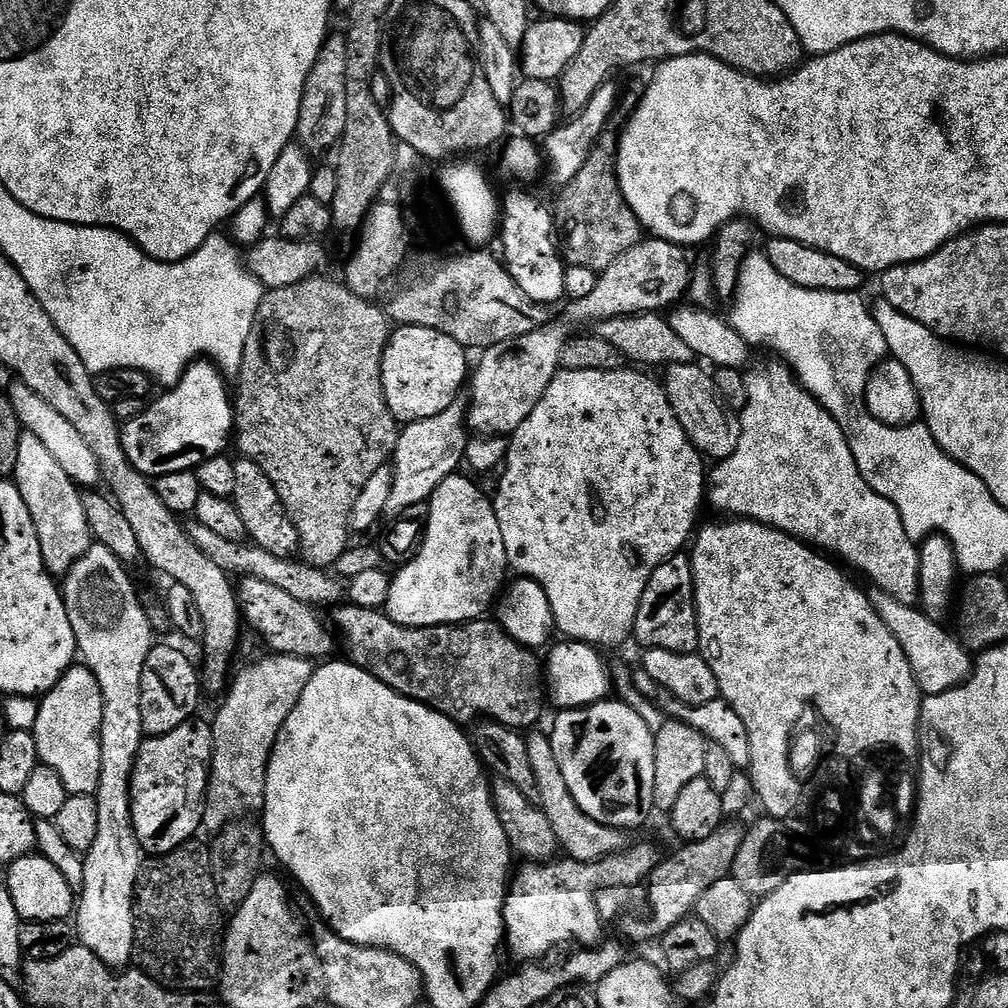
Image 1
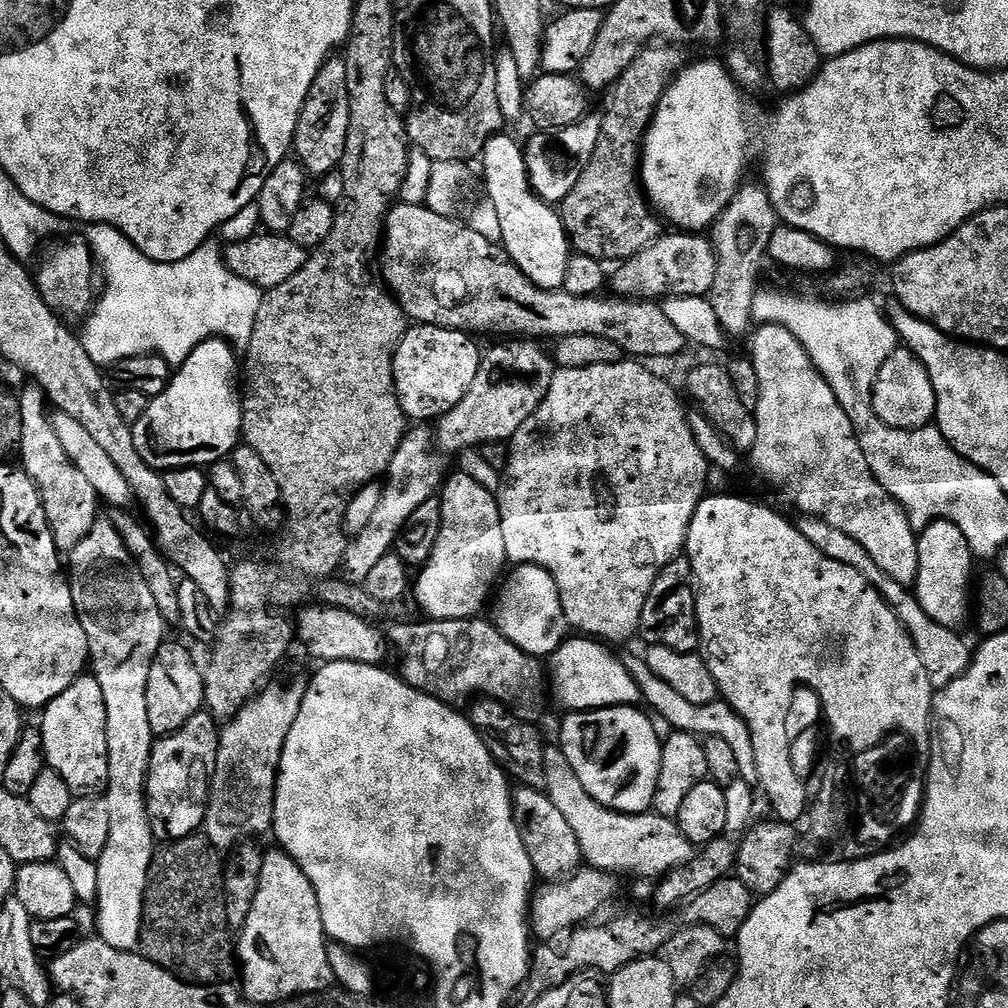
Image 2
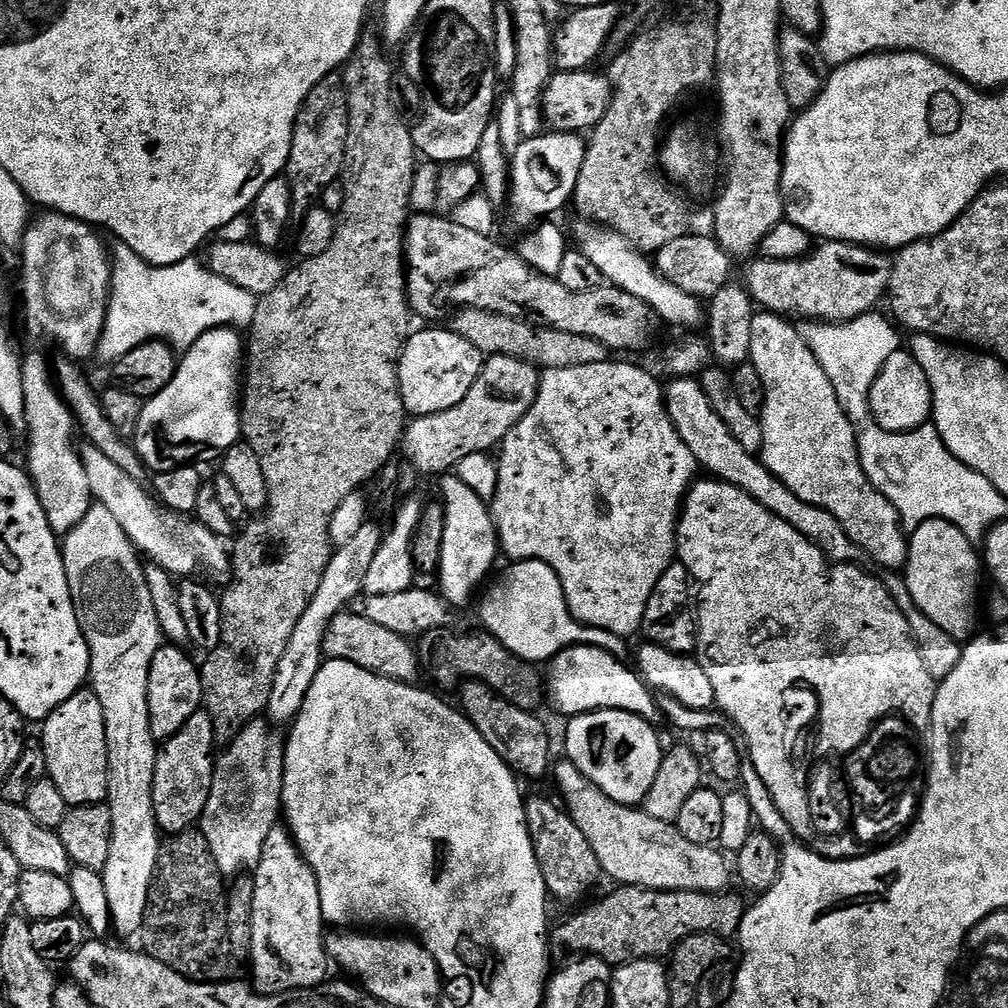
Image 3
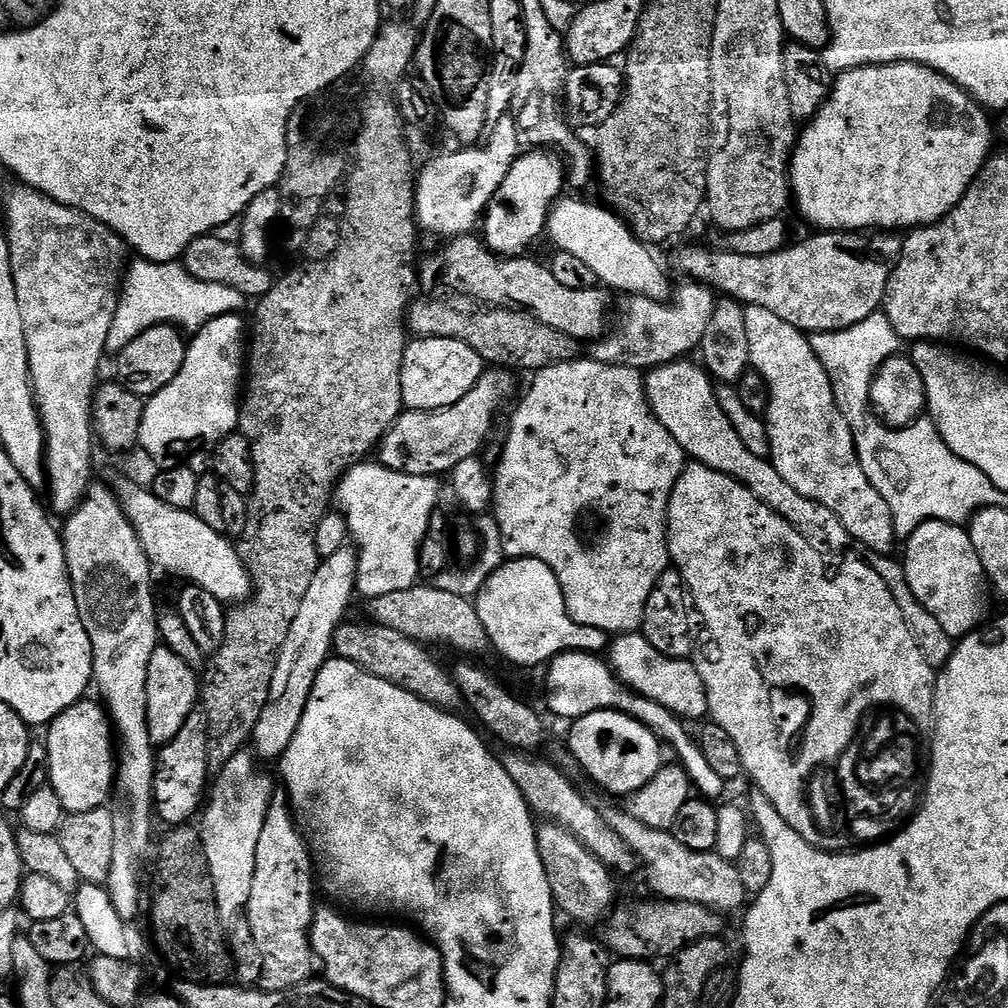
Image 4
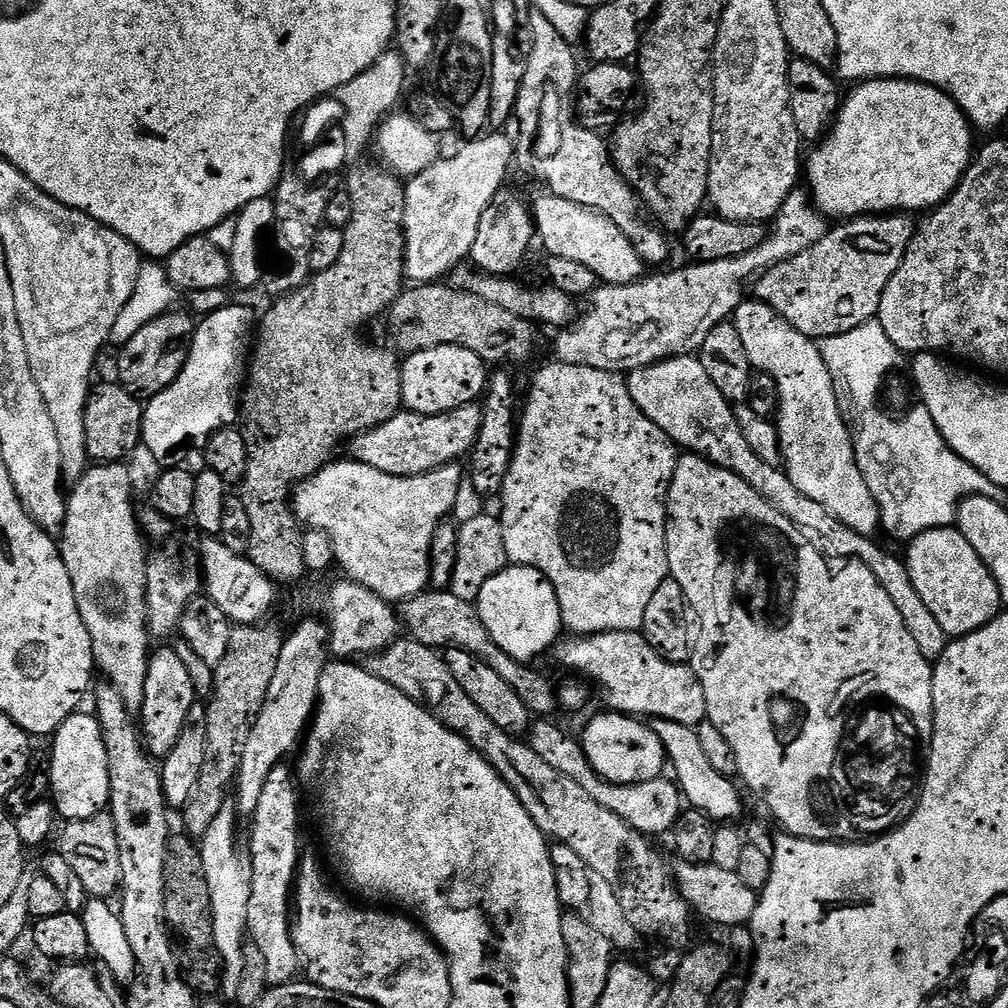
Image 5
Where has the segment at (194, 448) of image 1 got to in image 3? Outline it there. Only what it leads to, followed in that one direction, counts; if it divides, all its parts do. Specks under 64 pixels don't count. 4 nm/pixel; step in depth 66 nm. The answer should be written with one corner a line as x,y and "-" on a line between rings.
234,327
210,329
202,334
191,349
183,353
177,363
174,378
157,396
151,397
142,410
142,418
136,427
134,447
144,461
145,469
159,474
182,468
196,462
200,455
223,454
230,446
241,443
240,404
236,367
242,364
242,336

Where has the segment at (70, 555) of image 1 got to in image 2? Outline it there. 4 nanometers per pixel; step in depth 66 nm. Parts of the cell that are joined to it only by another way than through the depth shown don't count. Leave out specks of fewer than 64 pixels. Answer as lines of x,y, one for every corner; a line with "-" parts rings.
31,382
25,383
25,385
24,393
19,393
18,396
20,409
22,410
22,442
20,443
18,456
19,459
24,459
22,461
24,471
28,473
30,479
36,483
40,490
44,518
48,521
57,548
60,549
61,553
70,554
74,550
74,546
78,546
78,542
82,542
82,538
86,538
86,534
90,534
90,530
96,525
98,497
94,486
90,486
88,479
78,471
78,466
74,466
74,462
70,462
66,450
62,450
62,442
58,442
58,434
54,434
50,405
44,391
37,384

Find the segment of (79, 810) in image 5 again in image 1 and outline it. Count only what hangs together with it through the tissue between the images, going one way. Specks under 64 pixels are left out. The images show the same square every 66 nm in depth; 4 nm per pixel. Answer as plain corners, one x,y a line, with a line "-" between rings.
73,666
39,701
34,735
40,763
58,770
68,792
90,796
100,784
102,770
101,728
104,725
104,694
91,668

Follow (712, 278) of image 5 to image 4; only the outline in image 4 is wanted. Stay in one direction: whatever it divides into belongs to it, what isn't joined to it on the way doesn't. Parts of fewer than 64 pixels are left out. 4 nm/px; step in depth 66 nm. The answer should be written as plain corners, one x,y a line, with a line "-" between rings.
695,282
681,285
676,292
676,304
645,296
628,296
620,308
616,329
614,324
607,335
591,345
591,359
603,364
623,364
625,368
651,370
687,357
687,352
695,353
702,342
702,334
706,334
706,326
710,326
718,300
713,289
705,285

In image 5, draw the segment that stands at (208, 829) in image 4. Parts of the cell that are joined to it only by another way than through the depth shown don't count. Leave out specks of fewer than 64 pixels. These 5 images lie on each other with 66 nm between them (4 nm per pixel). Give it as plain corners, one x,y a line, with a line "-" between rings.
224,803
222,810
218,810
218,818
214,818
214,822
210,822
210,830
206,830
206,834
199,837
198,843
200,846
200,853
202,854
202,866
206,870
206,886
210,886
210,910
214,918
214,942
218,946
218,954
220,960
224,964
224,975
222,977
222,992
223,995
228,995
228,998
235,997
238,990
238,982
242,978
242,958
244,957
244,945
246,943
246,933
248,931
248,911
250,910
250,890
252,889
252,861
247,851
242,850
242,844
236,841
236,812
237,809
231,803

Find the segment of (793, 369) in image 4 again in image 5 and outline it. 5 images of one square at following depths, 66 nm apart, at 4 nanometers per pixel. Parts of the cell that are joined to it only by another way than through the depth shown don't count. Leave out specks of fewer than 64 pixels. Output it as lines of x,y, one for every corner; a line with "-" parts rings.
755,298
745,299
744,303
738,305
734,313
734,323
738,335
742,338
742,346
746,346
746,358
750,358
753,369
757,373
769,372
776,383
776,392
780,395
780,420
775,421
775,426
784,455
782,468
787,472
790,482
794,482
794,486
798,486
798,490
802,490
806,498
814,498
818,506
826,506
826,510
830,510
830,514
850,526
850,530
863,536
875,537
876,531
879,533
882,528
880,507
874,494
870,494
870,486
866,486
866,478
862,478
862,470
858,470
852,433
848,431
848,423
840,413
834,382
830,378
830,370
826,370
819,343
794,330
794,326
790,326
786,318
782,318
773,308

